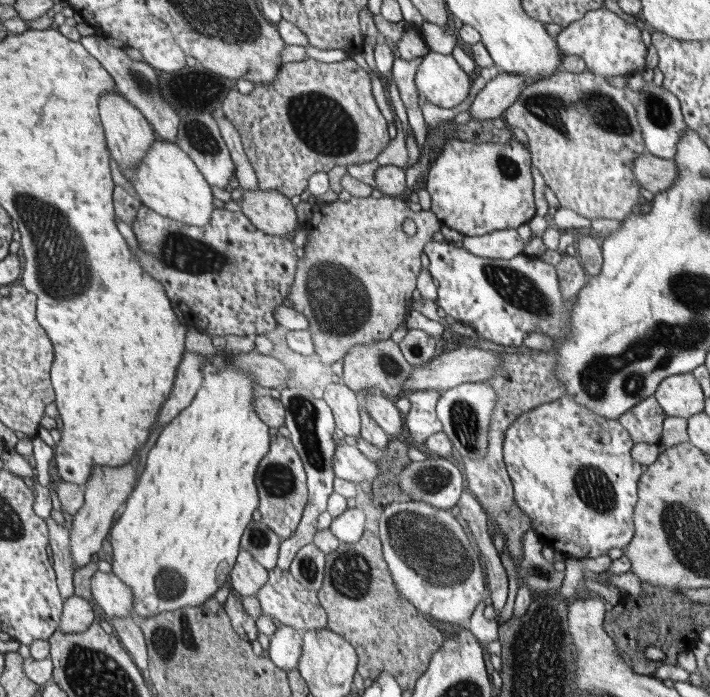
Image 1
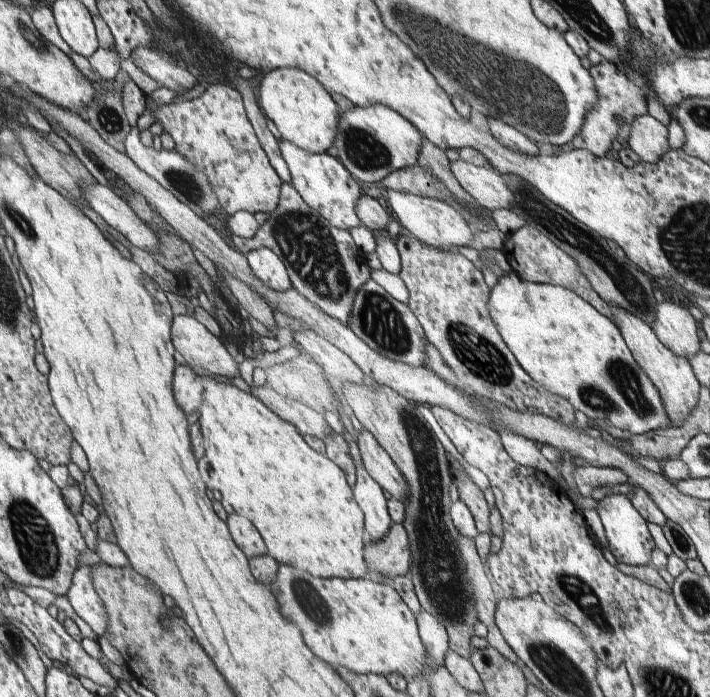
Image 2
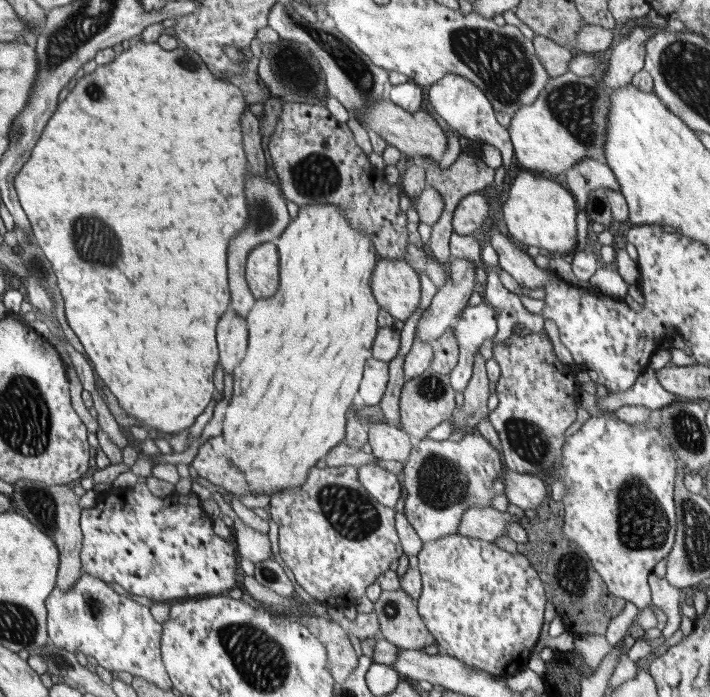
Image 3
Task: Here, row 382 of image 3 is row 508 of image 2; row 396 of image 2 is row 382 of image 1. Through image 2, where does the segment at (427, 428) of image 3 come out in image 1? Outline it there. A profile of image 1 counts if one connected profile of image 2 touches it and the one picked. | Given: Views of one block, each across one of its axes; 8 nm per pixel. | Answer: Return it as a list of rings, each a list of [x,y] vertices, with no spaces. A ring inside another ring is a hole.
[[[392,340],[380,341],[374,345],[356,345],[345,356],[343,363],[343,378],[347,387],[354,391],[376,388],[395,400],[401,396],[403,380],[412,372],[411,365],[400,350],[399,344]]]

